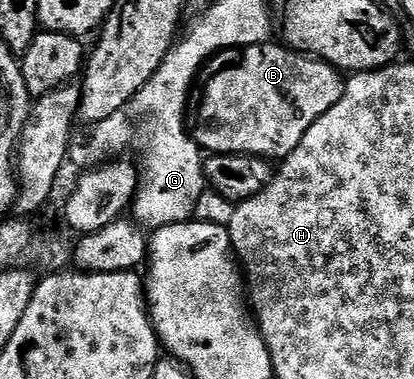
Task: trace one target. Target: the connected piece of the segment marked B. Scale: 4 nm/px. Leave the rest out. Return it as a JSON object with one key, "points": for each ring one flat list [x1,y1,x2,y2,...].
{"points":[[269,41,255,47,243,48,244,60,220,71,204,87,204,100,200,103,200,116,196,119,194,138,201,152,213,155,257,155,269,161,283,161,298,141,306,137,306,129,326,113,344,92,345,76,331,63,293,51,279,42]]}

